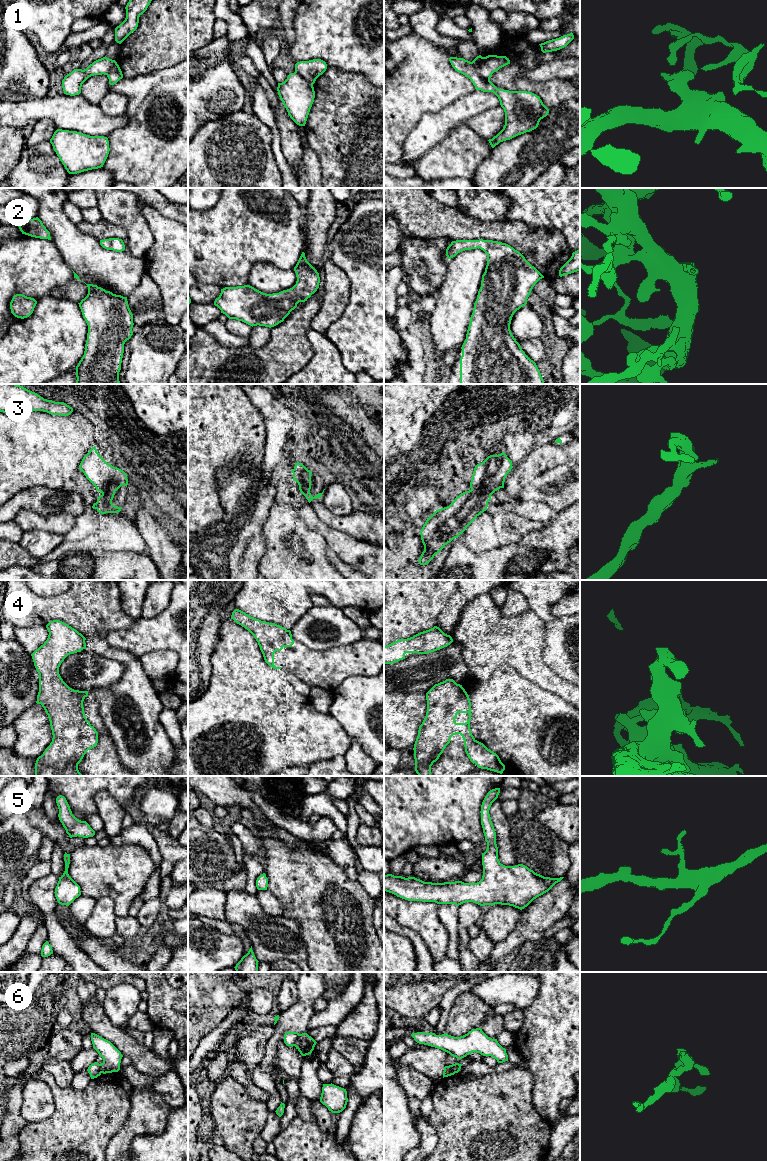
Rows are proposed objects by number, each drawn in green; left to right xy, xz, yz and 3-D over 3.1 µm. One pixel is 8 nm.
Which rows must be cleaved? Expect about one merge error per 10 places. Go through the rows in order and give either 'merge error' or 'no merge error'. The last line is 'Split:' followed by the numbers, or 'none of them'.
1: no merge error
2: no merge error
3: no merge error
4: no merge error
5: no merge error
6: merge error
Split: 6

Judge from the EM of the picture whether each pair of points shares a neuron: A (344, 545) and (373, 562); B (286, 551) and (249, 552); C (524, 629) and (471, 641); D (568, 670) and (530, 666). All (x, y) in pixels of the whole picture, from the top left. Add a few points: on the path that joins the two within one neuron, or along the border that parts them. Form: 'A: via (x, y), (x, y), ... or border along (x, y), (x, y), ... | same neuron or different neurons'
A: via (351, 551), (366, 557) | same neuron
B: border along (263, 529), (265, 551), (256, 569) | different neurons
C: via (511, 640), (484, 641) | same neuron
D: border along (542, 644), (542, 660), (558, 675), (568, 680) | different neurons

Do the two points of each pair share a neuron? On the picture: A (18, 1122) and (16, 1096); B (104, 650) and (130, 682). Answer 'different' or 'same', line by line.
A: same
B: same

